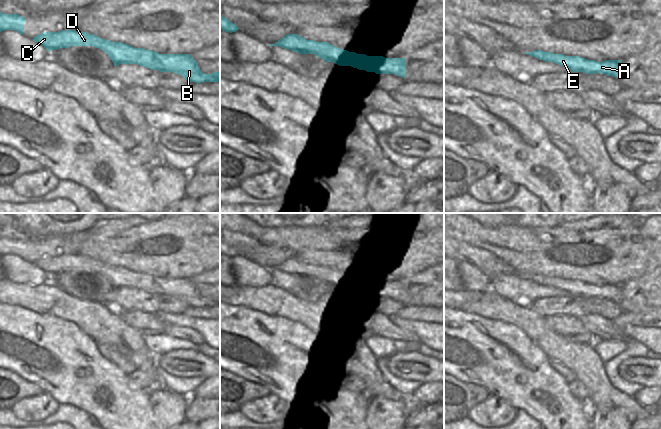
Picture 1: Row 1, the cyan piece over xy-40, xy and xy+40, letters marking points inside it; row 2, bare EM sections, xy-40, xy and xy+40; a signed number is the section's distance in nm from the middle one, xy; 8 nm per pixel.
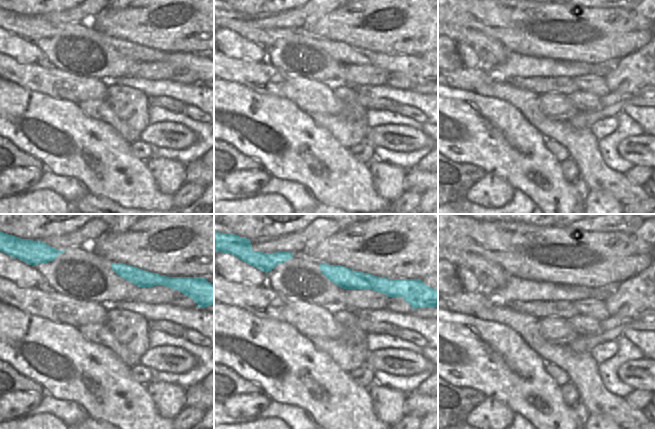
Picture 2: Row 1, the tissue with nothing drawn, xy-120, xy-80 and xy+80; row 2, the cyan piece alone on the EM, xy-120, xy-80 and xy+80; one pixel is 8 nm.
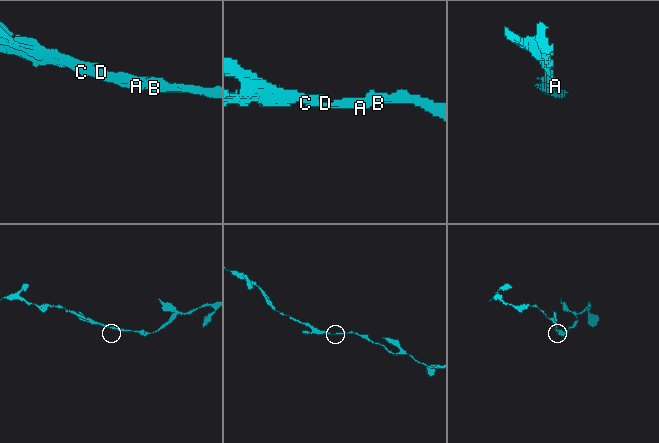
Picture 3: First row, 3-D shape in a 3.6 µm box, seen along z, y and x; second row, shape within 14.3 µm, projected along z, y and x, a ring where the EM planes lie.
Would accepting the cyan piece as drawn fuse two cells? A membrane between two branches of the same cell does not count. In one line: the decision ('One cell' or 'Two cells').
One cell.

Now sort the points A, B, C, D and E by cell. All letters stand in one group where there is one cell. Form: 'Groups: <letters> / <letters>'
Groups: A B C D E.

